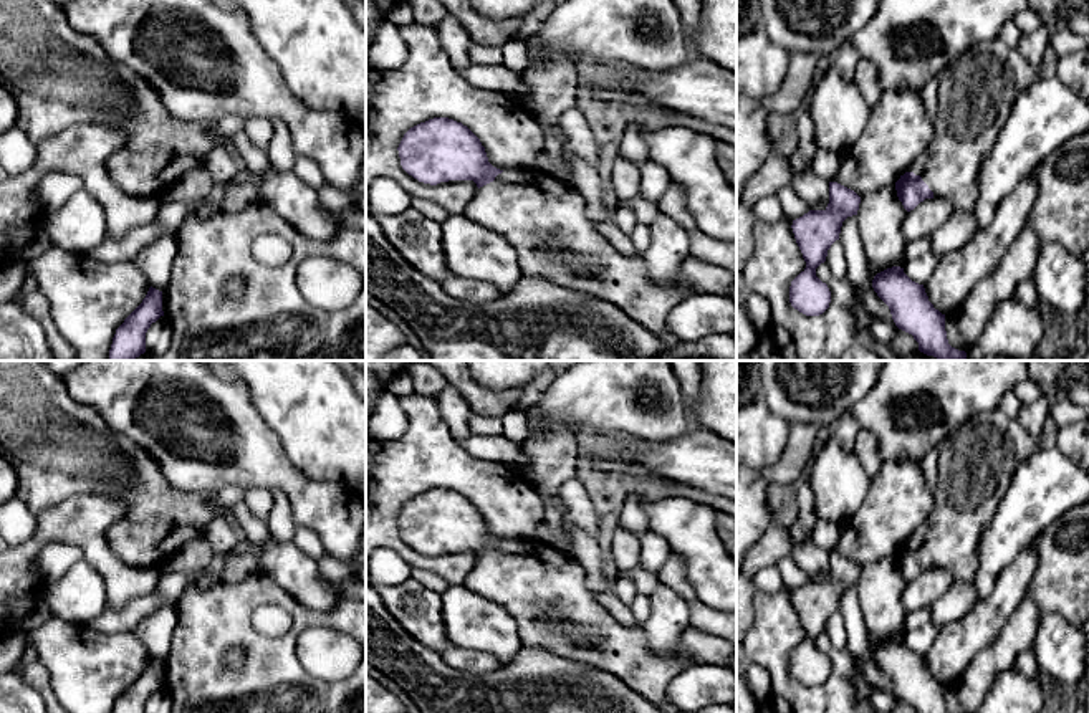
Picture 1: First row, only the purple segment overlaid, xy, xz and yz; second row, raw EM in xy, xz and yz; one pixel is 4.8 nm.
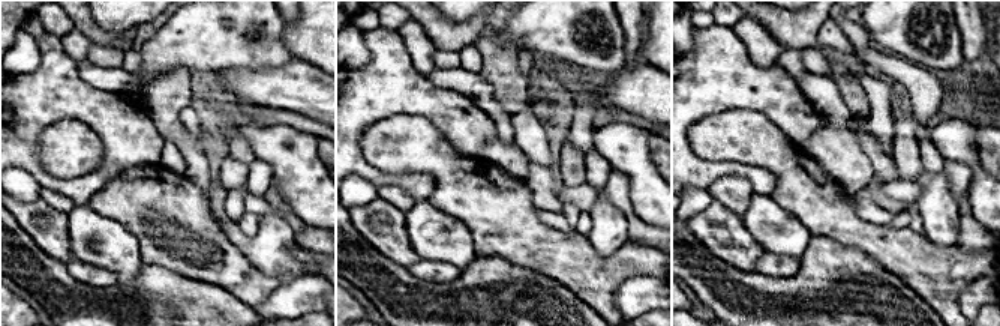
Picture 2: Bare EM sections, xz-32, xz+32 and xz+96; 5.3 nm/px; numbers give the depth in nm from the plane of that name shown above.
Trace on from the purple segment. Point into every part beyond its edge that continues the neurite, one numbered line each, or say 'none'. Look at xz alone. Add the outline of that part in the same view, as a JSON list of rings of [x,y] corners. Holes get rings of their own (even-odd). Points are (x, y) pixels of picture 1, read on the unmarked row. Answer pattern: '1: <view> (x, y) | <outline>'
1: xz (545, 589) | [[[538,538],[508,539],[498,544],[493,553],[478,559],[463,584],[498,602],[515,617],[521,645],[544,647],[563,658],[612,673],[657,705],[662,713],[680,713],[667,701],[667,688],[685,667],[690,663],[728,665],[735,650],[733,642],[688,627],[680,639],[685,648],[682,655],[654,653],[639,629],[619,624],[594,601],[594,592],[586,584],[584,567],[573,556]]]

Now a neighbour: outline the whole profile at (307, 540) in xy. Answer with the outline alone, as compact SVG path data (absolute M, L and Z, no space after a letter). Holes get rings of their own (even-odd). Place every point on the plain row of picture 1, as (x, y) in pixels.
M296 526L293 543L306 556L309 556L316 561L324 554L324 548L323 548L319 536L309 528Z

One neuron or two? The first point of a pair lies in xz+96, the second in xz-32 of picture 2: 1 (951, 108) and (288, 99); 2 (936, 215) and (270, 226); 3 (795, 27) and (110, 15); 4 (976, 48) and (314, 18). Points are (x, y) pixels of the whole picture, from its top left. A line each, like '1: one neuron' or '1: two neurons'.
1: two neurons
2: one neuron
3: two neurons
4: two neurons

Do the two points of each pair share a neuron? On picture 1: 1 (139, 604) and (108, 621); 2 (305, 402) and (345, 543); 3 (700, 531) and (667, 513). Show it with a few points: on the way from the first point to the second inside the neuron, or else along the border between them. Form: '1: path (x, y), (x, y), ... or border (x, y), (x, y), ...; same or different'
1: path (131, 612), (124, 619), (116, 619); same
2: border (292, 462), (310, 477), (335, 480), (348, 488); different
3: path (692, 531), (676, 520); same

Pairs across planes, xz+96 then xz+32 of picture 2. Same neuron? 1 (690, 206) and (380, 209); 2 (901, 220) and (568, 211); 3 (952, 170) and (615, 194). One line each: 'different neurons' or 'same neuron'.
1: different neurons
2: same neuron
3: same neuron

